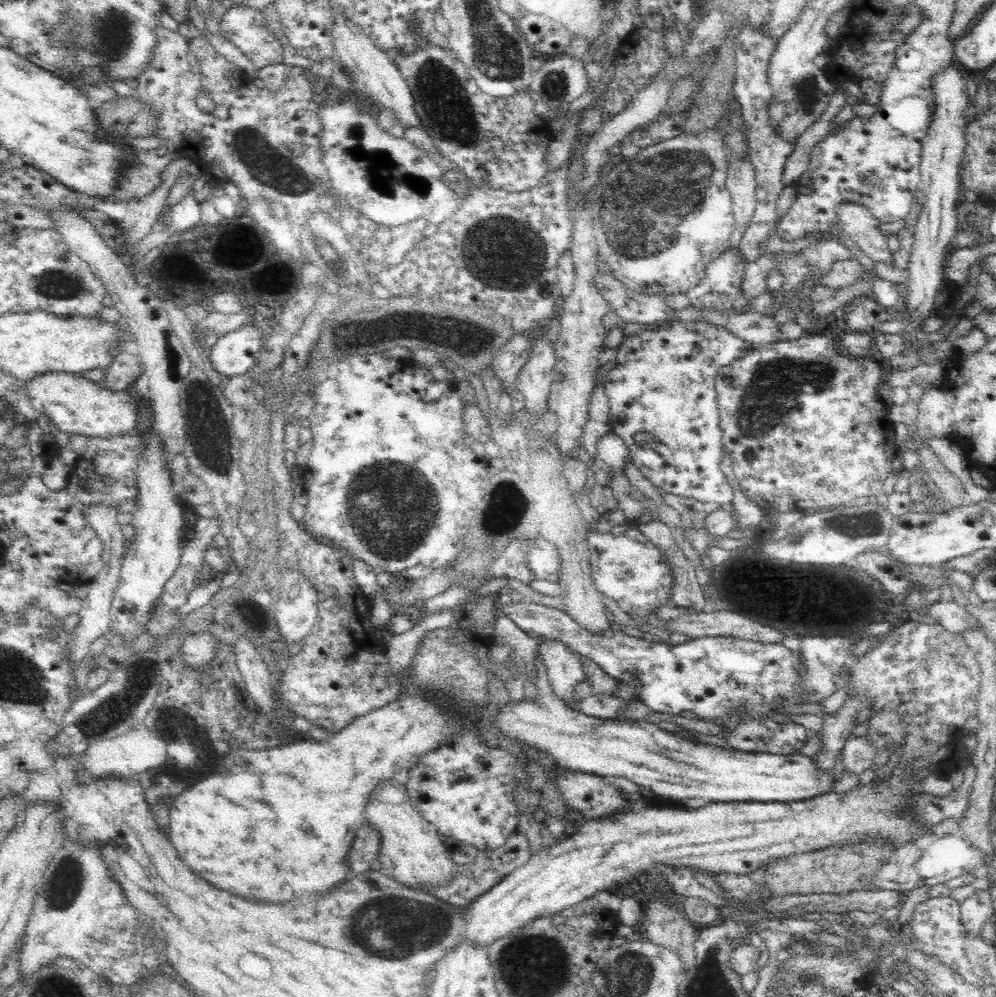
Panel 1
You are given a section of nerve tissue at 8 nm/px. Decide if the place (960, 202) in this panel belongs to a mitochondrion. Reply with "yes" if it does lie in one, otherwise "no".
no

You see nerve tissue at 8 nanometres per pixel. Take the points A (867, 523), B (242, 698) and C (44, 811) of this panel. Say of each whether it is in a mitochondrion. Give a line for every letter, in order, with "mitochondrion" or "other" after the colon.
A: mitochondrion
B: other
C: other

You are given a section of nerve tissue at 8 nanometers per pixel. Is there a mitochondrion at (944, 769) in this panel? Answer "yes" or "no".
no

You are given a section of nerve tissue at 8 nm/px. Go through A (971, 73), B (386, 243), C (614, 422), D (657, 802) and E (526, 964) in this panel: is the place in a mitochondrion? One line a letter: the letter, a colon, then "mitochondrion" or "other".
A: other
B: other
C: other
D: other
E: mitochondrion

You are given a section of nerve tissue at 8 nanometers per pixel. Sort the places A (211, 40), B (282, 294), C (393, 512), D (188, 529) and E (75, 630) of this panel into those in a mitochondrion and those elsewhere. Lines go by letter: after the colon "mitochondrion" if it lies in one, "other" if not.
A: other
B: other
C: mitochondrion
D: other
E: other

